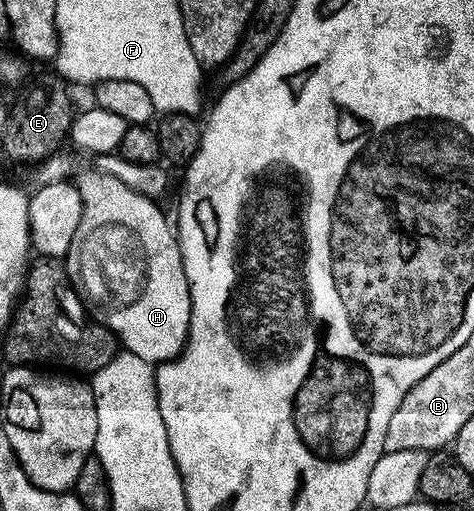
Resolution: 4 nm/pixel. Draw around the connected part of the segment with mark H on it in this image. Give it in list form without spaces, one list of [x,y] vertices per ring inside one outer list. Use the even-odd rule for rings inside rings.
[[[91,171],[79,177],[75,186],[81,196],[81,218],[89,221],[89,225],[101,225],[101,221],[121,221],[121,225],[133,225],[133,229],[141,233],[145,249],[149,249],[149,293],[145,293],[145,297],[141,297],[141,301],[137,301],[129,313],[113,317],[110,334],[116,340],[118,337],[128,352],[139,355],[139,359],[144,361],[166,363],[177,360],[189,339],[189,327],[193,324],[193,300],[183,263],[173,265],[173,253],[163,253],[163,257],[157,255],[157,216],[163,212],[162,206],[102,172]],[[157,259],[163,259],[161,267],[157,267]]]

